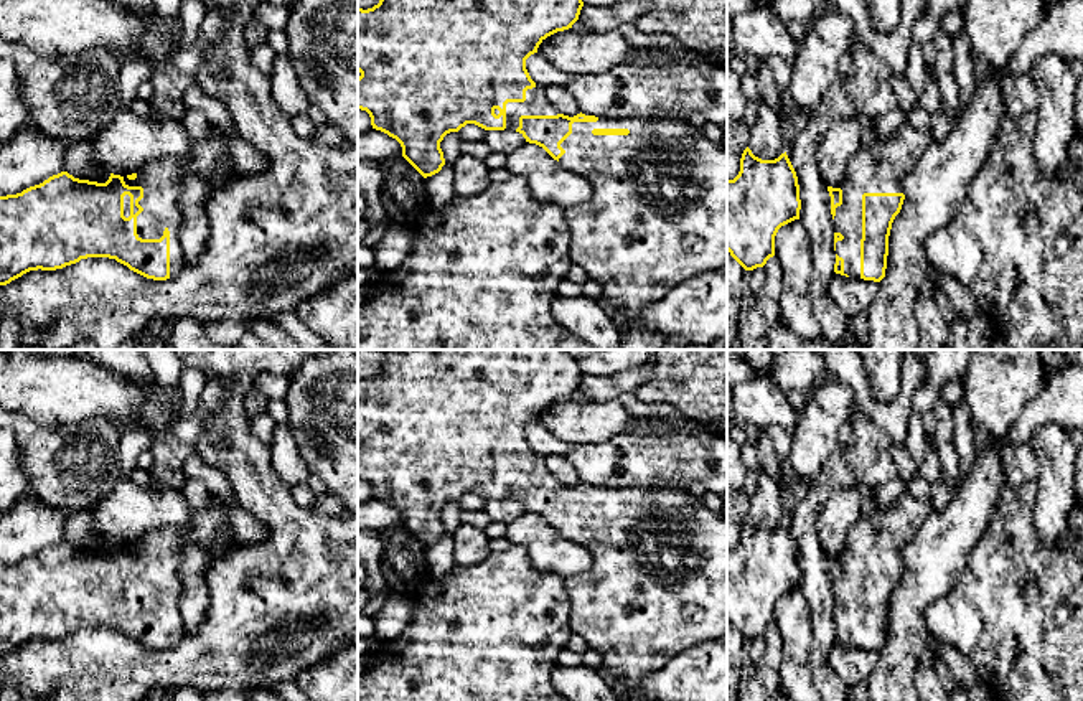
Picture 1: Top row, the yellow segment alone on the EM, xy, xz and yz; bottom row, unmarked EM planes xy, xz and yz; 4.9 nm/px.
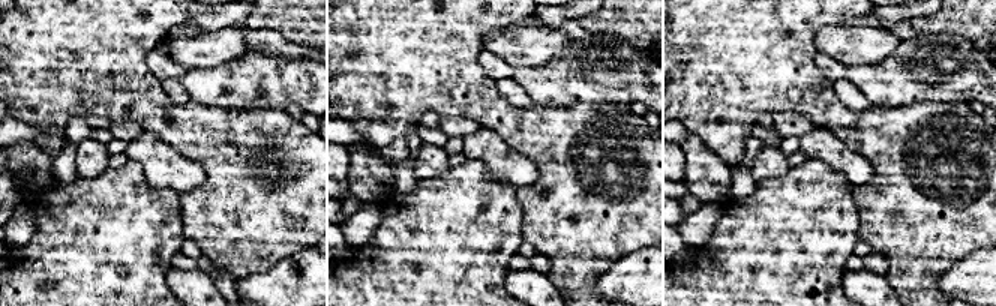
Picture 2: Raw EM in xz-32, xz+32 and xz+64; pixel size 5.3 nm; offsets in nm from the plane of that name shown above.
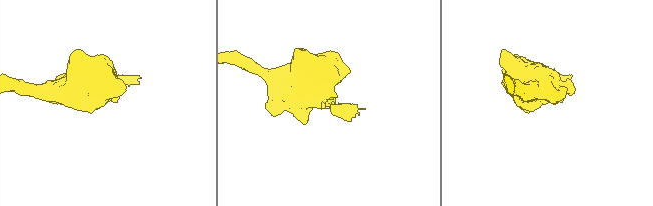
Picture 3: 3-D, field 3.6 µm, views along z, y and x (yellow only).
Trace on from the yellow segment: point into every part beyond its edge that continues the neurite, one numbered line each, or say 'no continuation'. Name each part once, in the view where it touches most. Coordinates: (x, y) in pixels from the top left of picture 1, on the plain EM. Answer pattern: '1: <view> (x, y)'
1: xy (162, 551)

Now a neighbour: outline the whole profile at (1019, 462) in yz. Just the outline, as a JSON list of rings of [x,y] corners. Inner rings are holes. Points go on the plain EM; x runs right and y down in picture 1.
[[[979,430],[976,435],[976,447],[978,452],[984,452],[987,447],[994,447],[999,452],[1004,460],[1006,485],[1017,487],[1027,480],[1035,482],[1040,465],[1029,444],[1001,444],[991,434]]]

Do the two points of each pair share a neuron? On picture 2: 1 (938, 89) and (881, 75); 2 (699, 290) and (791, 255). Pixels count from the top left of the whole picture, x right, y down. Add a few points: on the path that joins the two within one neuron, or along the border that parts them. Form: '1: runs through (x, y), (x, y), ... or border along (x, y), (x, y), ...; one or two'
1: runs through (924, 80), (894, 78); one
2: runs through (722, 290), (756, 290), (768, 278); one

